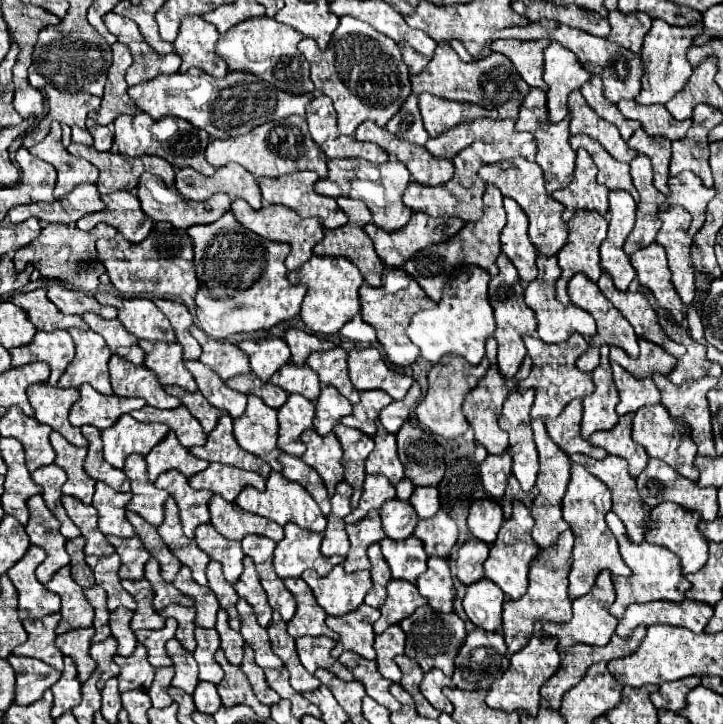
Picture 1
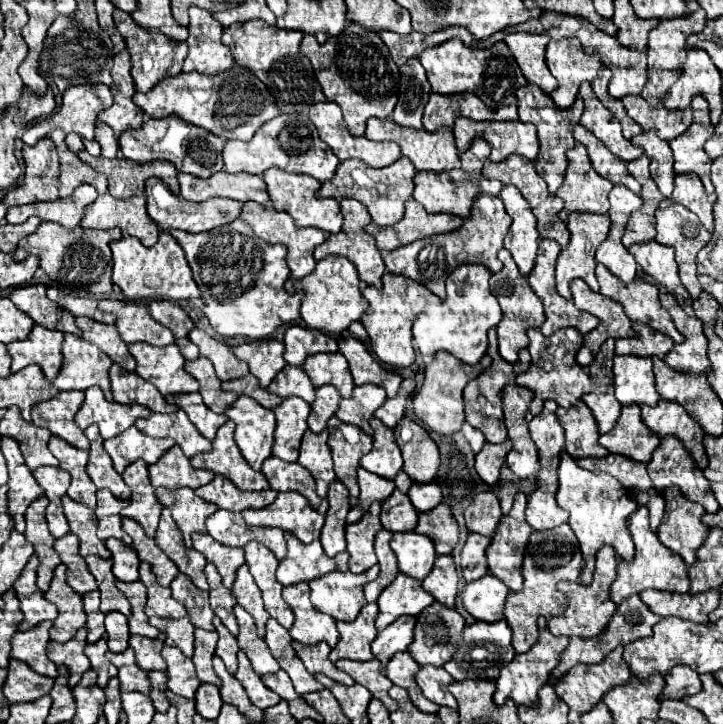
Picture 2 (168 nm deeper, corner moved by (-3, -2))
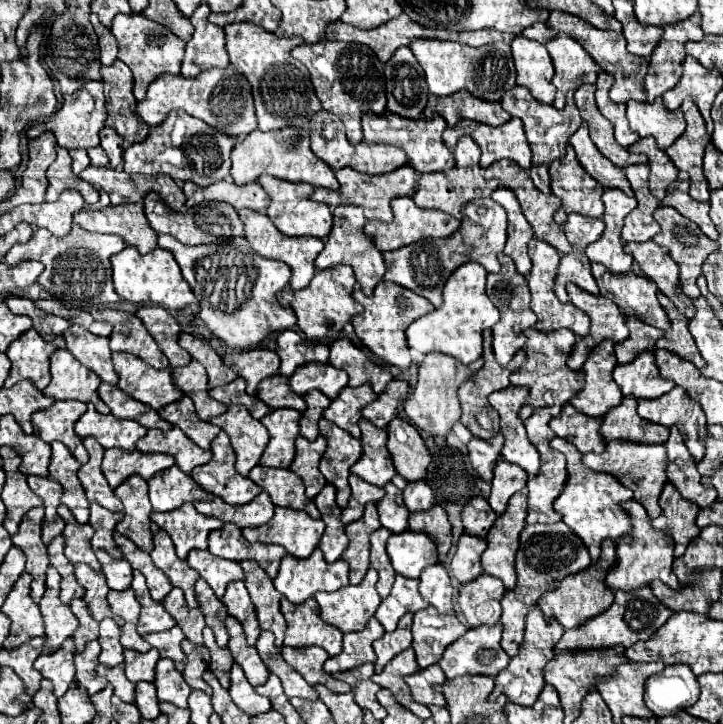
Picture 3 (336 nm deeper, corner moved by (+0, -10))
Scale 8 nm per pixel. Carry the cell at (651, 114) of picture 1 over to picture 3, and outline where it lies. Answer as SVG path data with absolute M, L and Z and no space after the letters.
M656 98L652 104L628 102L626 118L636 134L654 136L660 150L666 150L686 130L686 120L682 116L682 110L676 112L666 110L662 98Z

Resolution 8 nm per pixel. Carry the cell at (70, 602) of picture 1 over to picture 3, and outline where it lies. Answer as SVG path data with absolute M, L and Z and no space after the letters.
M50 566L46 572L46 592L38 604L46 622L44 636L48 646L44 646L42 650L44 654L58 650L58 646L62 646L62 642L70 638L78 628L78 620L74 618L70 606L64 604L58 594L60 594L60 574L54 570L54 566Z

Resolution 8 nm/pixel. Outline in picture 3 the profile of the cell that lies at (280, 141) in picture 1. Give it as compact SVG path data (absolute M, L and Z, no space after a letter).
M286 126L286 128L274 130L274 132L254 130L252 134L248 134L244 140L240 140L234 146L230 158L232 158L230 174L236 184L256 182L262 174L270 174L274 178L282 178L288 182L308 182L312 186L338 188L338 180L334 176L334 170L312 152L310 134L304 128Z

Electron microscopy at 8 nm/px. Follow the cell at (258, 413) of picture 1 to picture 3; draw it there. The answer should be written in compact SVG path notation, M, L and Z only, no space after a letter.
M238 404L228 406L224 414L210 418L210 422L220 426L230 436L230 444L236 452L236 470L242 476L248 476L248 472L260 462L268 442L268 430Z

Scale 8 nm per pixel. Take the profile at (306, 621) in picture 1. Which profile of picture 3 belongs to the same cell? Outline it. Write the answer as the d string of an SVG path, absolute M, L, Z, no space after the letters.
M282 598L280 610L288 624L284 646L292 646L292 648L320 646L330 656L336 656L342 652L342 632L322 622L318 614L318 604L314 598L302 604L292 604L290 600Z

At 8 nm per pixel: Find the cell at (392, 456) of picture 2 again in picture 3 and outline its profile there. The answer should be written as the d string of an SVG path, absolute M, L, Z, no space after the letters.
M360 420L360 430L362 430L362 448L364 454L362 458L350 468L352 474L360 476L362 480L376 484L376 486L386 486L386 482L392 480L396 474L390 452L386 448L386 430L376 428L368 420Z

